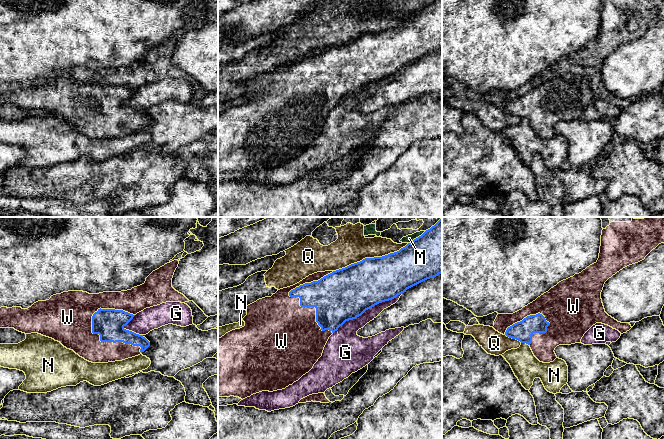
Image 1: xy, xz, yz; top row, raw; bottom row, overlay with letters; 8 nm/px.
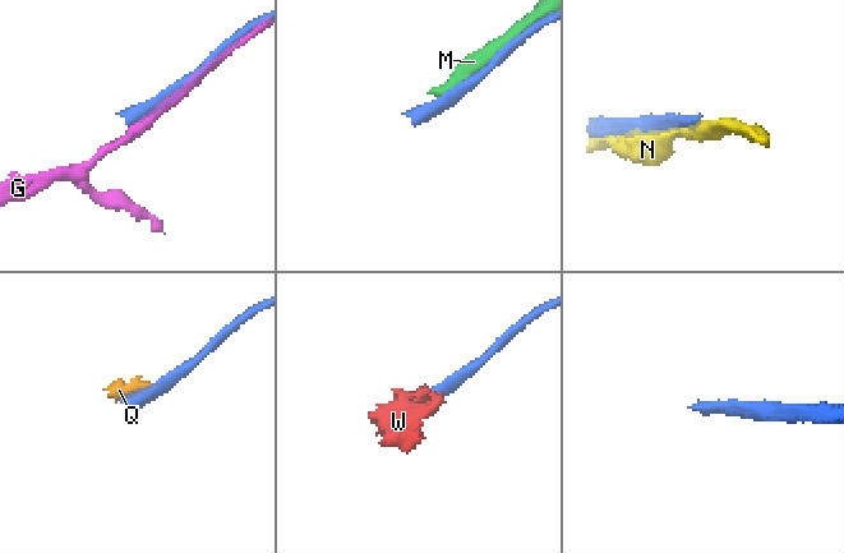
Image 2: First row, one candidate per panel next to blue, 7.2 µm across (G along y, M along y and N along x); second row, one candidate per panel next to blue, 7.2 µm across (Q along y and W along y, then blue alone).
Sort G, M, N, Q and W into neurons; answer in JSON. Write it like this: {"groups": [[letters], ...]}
{"groups": [["G"], ["M", "Q"], ["N"], ["W"]]}

